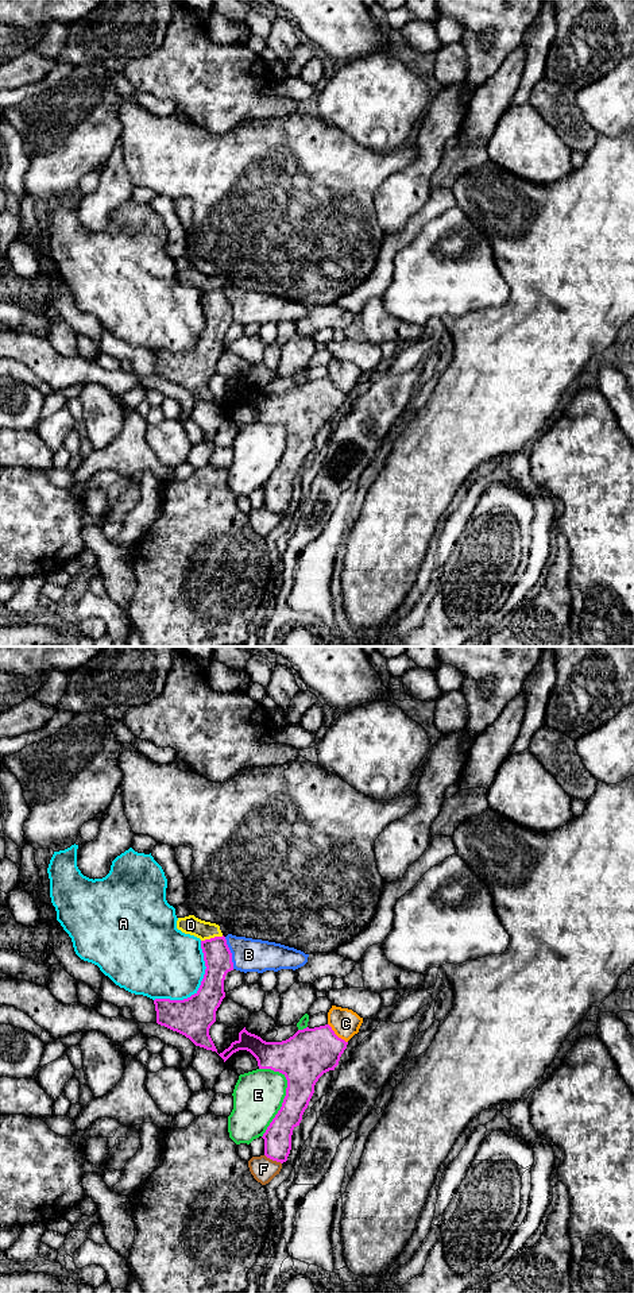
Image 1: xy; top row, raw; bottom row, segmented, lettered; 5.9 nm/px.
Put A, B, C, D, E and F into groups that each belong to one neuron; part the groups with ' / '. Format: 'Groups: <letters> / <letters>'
Groups: A / B / C / D / E / F

